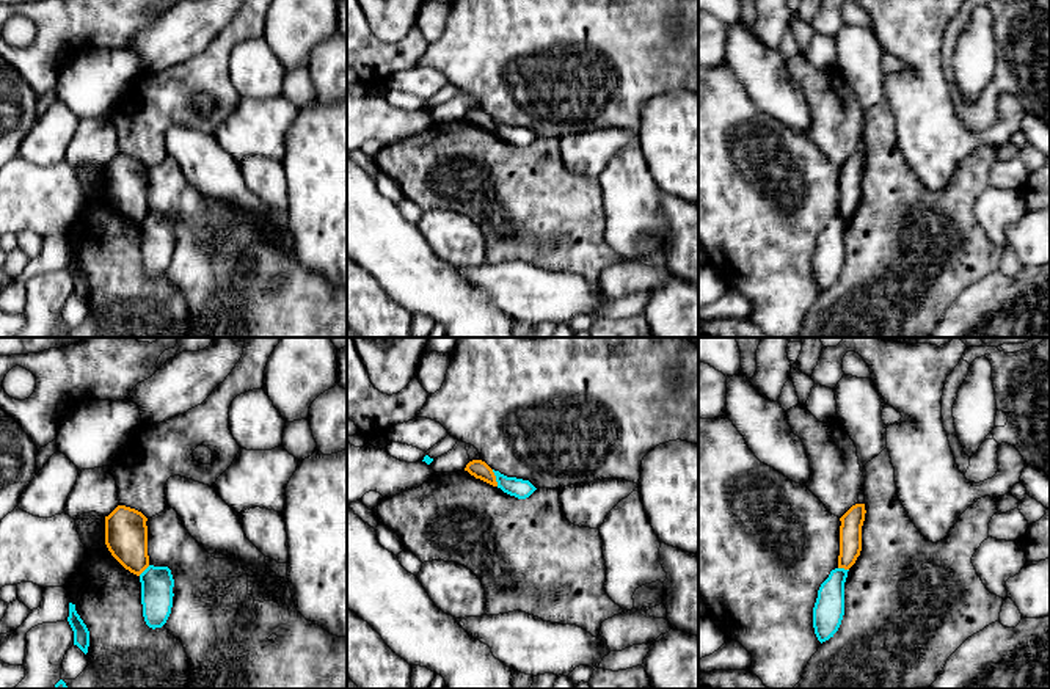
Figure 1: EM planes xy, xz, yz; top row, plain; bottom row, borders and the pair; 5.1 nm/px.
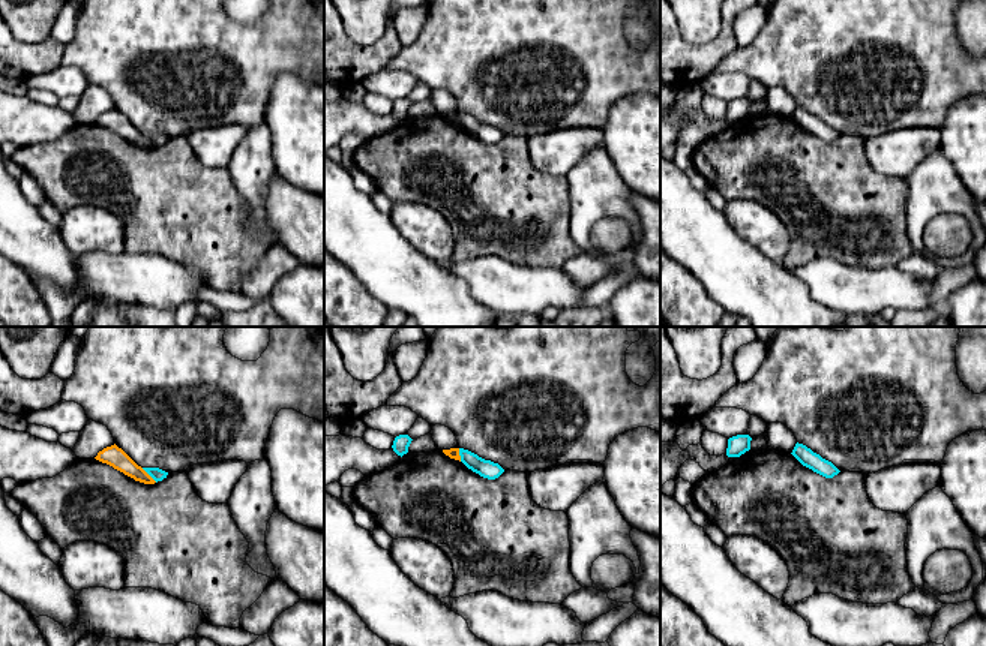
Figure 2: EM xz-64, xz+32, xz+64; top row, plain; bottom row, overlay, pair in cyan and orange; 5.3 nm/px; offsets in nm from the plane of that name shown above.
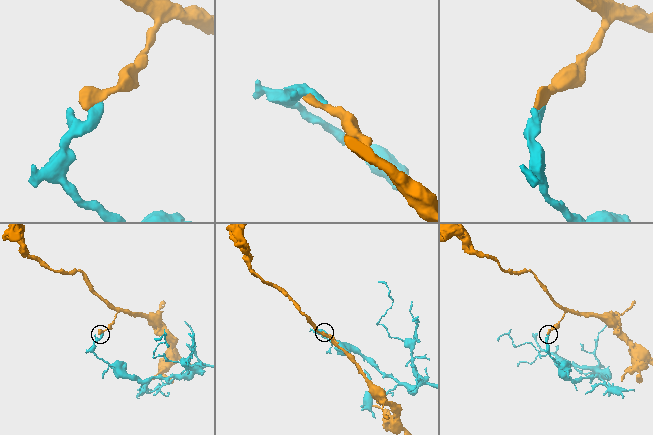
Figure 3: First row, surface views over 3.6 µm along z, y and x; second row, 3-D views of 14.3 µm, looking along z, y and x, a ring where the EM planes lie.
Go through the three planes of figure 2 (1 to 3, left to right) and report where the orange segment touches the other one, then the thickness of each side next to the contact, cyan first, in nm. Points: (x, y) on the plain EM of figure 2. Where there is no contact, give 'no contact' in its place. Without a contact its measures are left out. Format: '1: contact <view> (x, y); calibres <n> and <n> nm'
1: contact xz-64 (149, 138); calibres 70 and 110 nm
2: contact xz+32 (459, 119); calibres 100 and 60 nm
3: no contact

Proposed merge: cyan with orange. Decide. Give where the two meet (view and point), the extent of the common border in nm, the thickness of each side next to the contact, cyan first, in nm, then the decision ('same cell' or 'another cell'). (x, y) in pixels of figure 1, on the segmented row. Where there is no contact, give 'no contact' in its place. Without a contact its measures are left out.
xz (496, 477) | 90 nm | 100/90 nm | another cell

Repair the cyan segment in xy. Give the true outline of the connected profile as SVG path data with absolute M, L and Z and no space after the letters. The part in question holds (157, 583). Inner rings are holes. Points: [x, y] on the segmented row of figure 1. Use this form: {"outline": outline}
{"outline": "M149 565L141 574L143 617L149 628L162 628L173 607L174 579L168 567Z"}

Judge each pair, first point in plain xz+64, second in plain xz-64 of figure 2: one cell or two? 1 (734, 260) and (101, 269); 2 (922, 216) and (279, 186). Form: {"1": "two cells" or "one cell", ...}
{"1": "two cells", "2": "two cells"}

